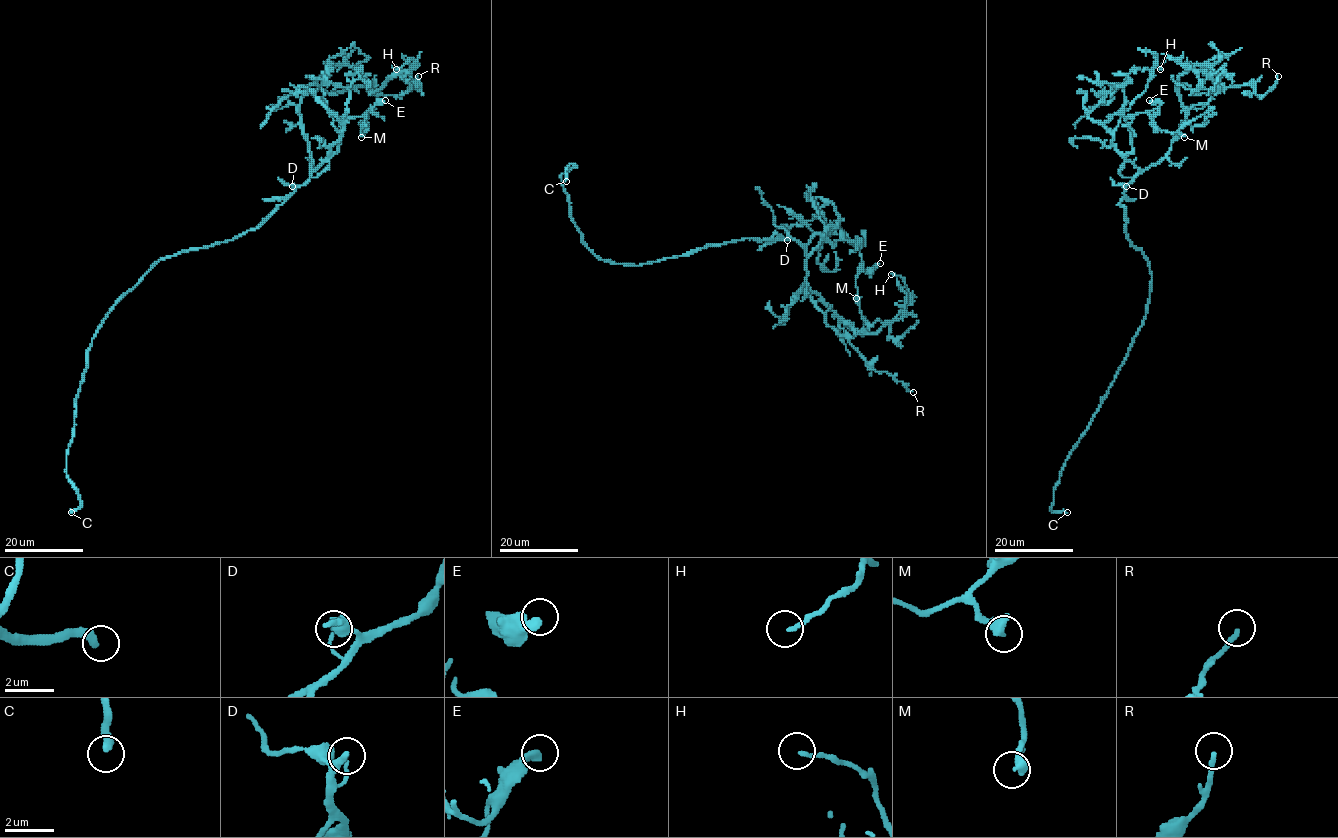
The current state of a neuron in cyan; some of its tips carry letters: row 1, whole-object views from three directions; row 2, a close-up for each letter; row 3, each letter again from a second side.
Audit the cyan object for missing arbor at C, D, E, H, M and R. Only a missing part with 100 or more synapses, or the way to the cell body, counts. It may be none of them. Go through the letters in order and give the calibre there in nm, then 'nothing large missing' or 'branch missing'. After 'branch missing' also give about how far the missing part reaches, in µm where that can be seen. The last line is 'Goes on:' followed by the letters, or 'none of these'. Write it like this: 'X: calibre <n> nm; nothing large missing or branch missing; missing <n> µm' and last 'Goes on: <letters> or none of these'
C: calibre 360 nm; branch missing; missing 45 µm
D: calibre 80 nm; nothing large missing
E: calibre 420 nm; nothing large missing
H: calibre 150 nm; nothing large missing
M: calibre 420 nm; nothing large missing
R: calibre 180 nm; nothing large missing
Goes on: C

